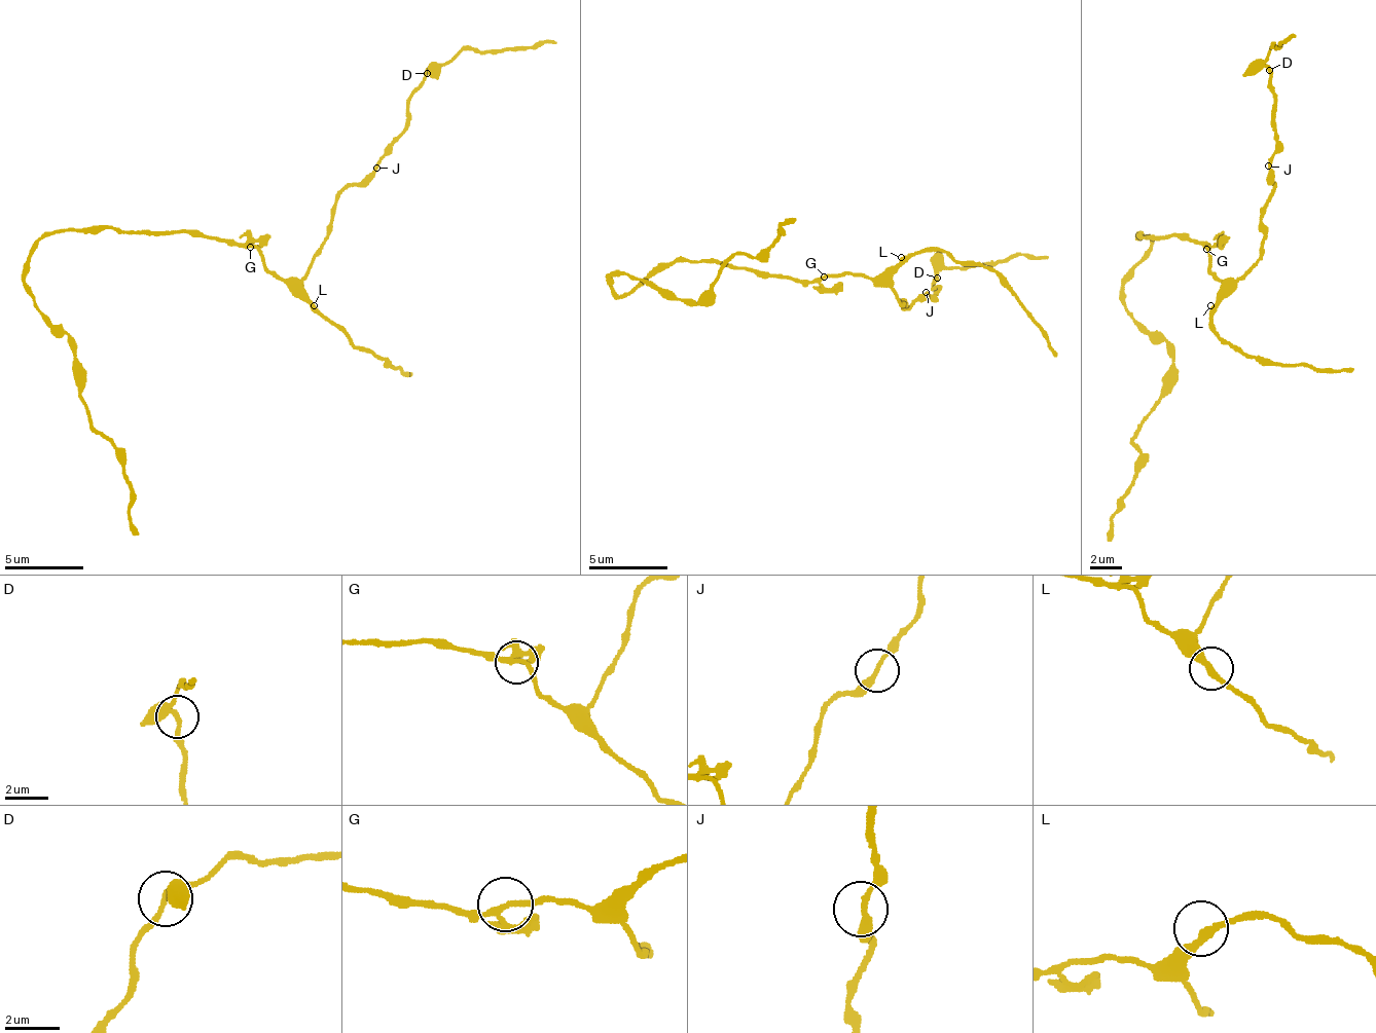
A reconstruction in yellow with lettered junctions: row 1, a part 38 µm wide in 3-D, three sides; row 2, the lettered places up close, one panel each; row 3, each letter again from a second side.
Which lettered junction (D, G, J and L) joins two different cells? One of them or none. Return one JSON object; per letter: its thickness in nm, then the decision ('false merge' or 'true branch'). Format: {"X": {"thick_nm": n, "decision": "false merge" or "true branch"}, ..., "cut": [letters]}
{"D": {"thick_nm": 200, "decision": "true branch"}, "G": {"thick_nm": 180, "decision": "true branch"}, "J": {"thick_nm": 280, "decision": "true branch"}, "L": {"thick_nm": 280, "decision": "true branch"}, "cut": []}

